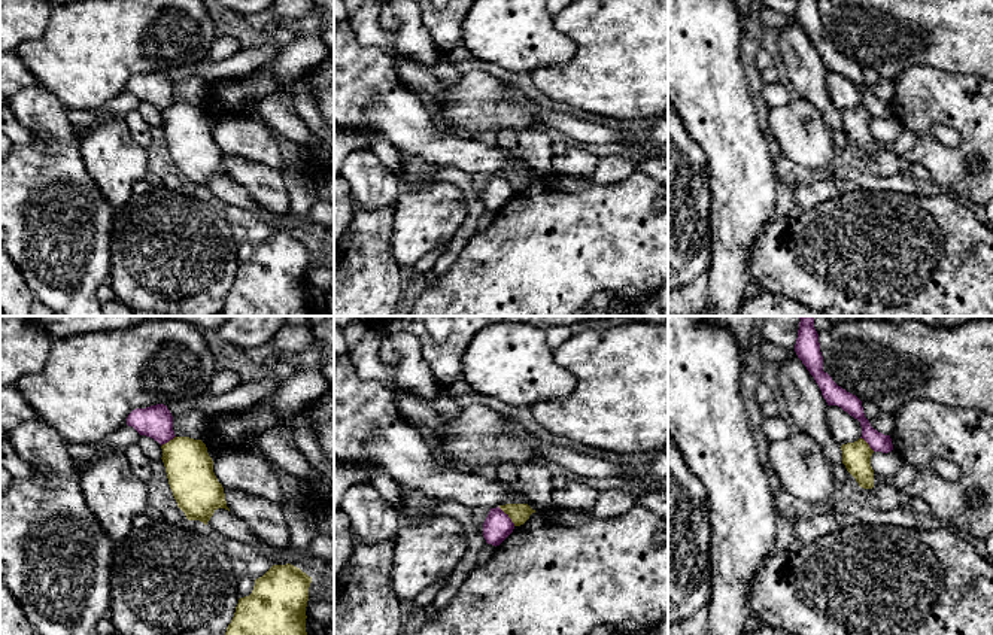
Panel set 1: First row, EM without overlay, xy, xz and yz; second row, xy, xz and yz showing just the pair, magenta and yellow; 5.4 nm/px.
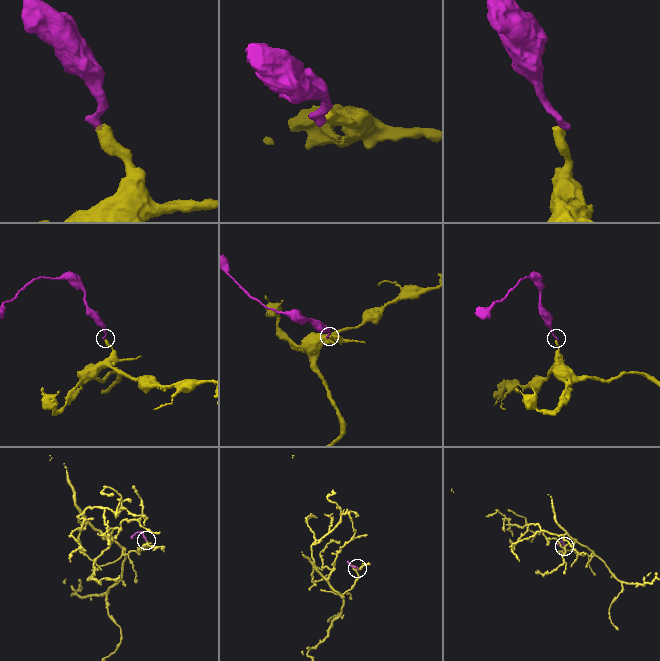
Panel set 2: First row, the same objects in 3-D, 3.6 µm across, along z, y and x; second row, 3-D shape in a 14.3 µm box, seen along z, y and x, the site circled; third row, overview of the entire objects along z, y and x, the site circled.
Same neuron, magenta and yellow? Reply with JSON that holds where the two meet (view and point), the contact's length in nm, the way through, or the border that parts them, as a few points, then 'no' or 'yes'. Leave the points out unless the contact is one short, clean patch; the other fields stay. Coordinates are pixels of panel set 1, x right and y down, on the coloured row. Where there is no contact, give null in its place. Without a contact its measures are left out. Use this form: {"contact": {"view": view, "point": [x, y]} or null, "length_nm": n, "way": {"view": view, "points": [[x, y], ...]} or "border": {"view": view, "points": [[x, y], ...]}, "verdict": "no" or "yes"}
{"contact": {"view": "xz", "point": [507, 516]}, "length_nm": 140, "border": {"view": "xz", "points": [[498, 507], [515, 525]]}, "verdict": "no"}

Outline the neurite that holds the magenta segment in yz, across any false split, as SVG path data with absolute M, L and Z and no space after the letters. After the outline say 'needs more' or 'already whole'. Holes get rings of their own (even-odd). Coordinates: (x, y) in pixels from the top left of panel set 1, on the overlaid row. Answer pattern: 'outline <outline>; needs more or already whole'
outline M799 316L799 319L795 352L814 377L828 405L838 405L857 419L862 426L860 438L863 438L874 452L892 452L893 444L890 435L884 435L871 426L869 420L865 417L862 401L838 386L832 377L823 371L823 356L820 352L819 334L814 328L814 316Z; already whole

